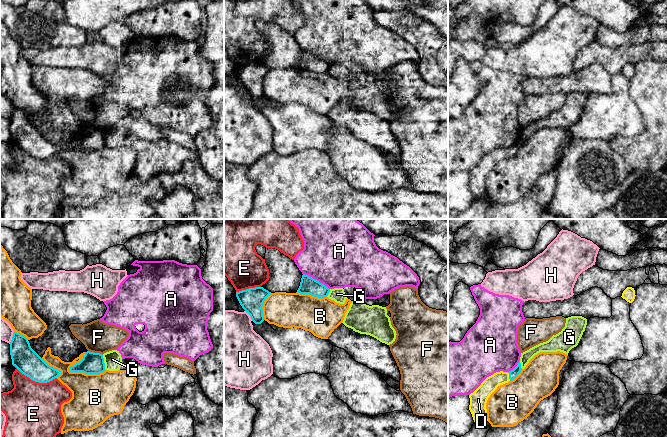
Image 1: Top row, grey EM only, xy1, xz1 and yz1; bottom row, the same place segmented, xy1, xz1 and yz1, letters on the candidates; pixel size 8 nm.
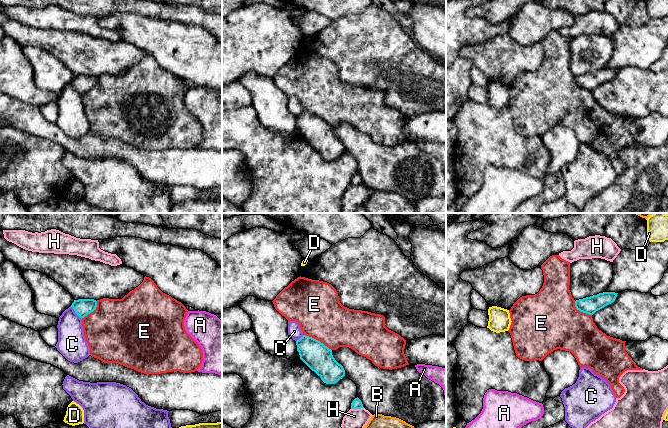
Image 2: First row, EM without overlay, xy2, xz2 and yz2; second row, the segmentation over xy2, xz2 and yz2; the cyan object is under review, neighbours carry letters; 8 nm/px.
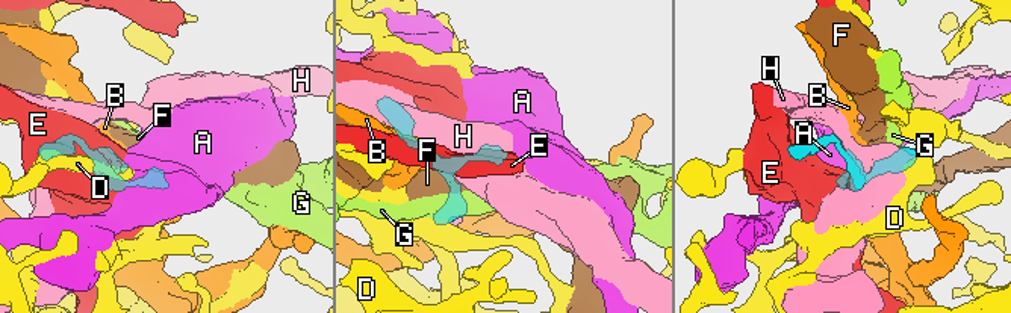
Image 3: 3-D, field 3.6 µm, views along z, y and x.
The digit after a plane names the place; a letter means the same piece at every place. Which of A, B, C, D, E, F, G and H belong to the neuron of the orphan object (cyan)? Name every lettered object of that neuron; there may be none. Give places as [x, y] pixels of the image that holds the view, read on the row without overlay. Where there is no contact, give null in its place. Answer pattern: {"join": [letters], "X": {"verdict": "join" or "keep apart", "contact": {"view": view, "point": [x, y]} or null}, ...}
{"join": ["D"], "A": {"verdict": "keep apart", "contact": {"view": "xz1", "point": [316, 56]}}, "B": {"verdict": "keep apart", "contact": {"view": "xy1", "point": [87, 149]}}, "C": {"verdict": "keep apart", "contact": {"view": "xy2", "point": [75, 88]}}, "D": {"verdict": "join", "contact": {"view": "yz1", "point": [509, 152]}}, "E": {"verdict": "keep apart", "contact": {"view": "xy1", "point": [35, 157]}}, "F": {"verdict": "keep apart", "contact": {"view": "xy1", "point": [95, 129]}}, "G": {"verdict": "keep apart", "contact": {"view": "xy1", "point": [103, 138]}}, "H": {"verdict": "keep apart", "contact": {"view": "xz2", "point": [357, 184]}}}

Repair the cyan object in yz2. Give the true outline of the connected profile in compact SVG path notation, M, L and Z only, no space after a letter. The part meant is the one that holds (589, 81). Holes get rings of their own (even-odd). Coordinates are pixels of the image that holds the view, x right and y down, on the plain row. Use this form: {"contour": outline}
{"contour": "M603 68L597 71L586 73L575 77L575 83L580 88L593 91L596 87L613 79L618 69Z"}

